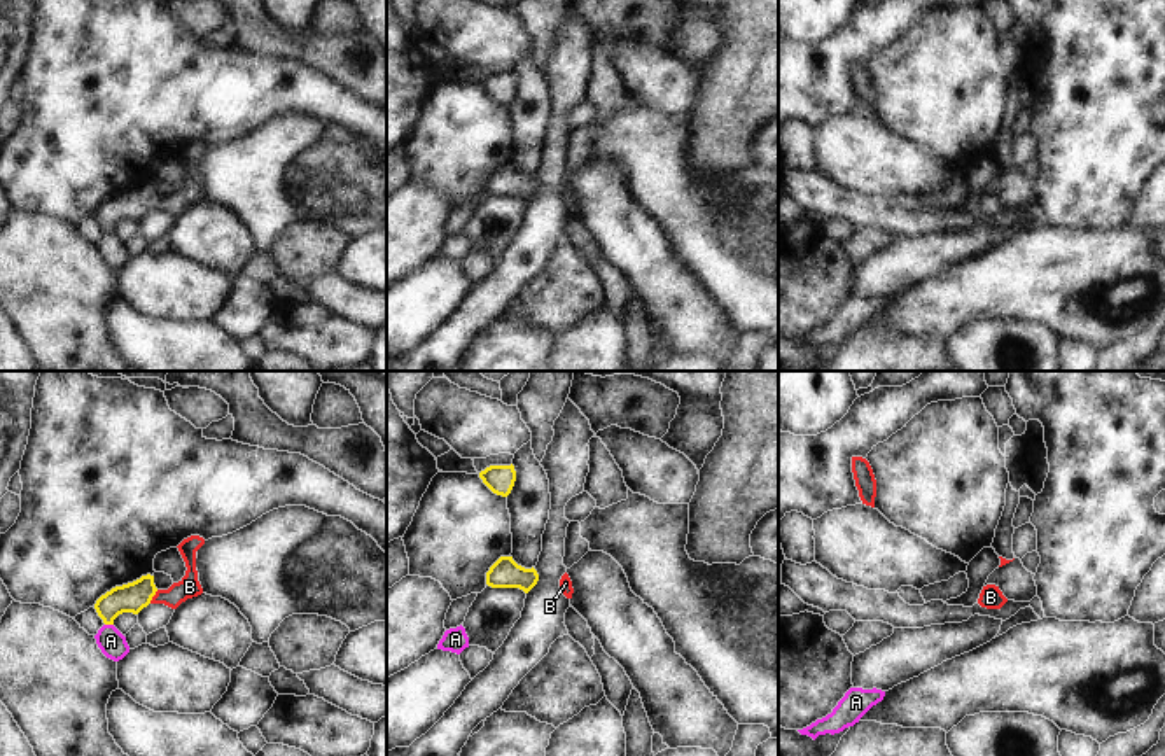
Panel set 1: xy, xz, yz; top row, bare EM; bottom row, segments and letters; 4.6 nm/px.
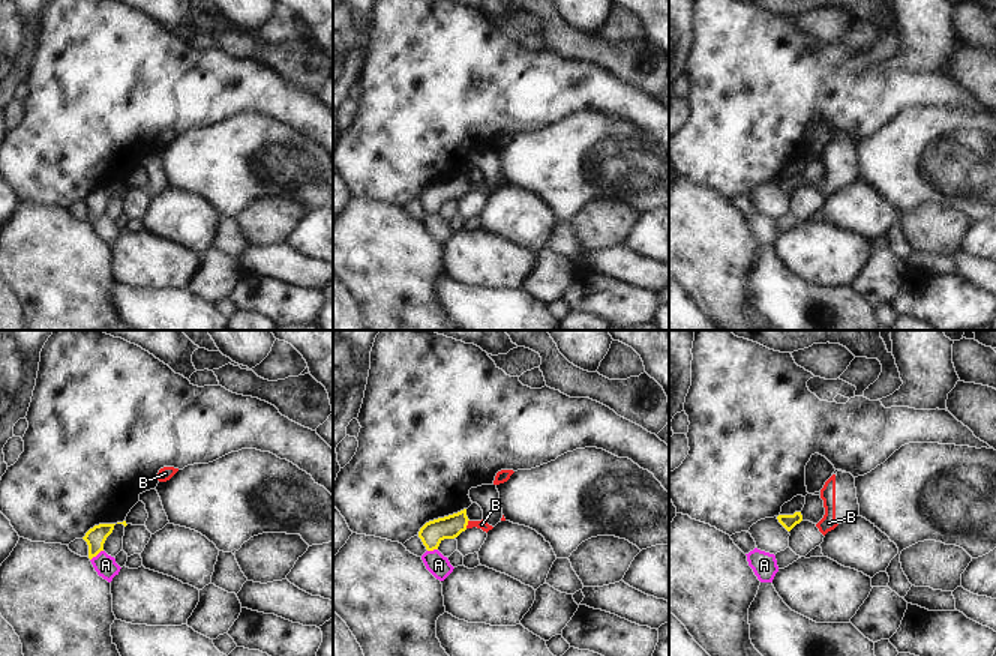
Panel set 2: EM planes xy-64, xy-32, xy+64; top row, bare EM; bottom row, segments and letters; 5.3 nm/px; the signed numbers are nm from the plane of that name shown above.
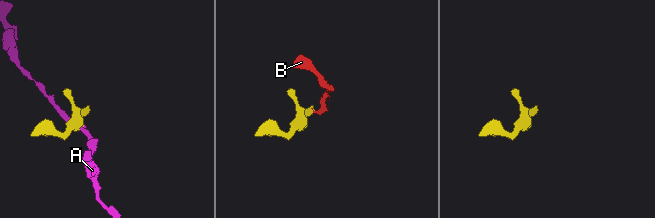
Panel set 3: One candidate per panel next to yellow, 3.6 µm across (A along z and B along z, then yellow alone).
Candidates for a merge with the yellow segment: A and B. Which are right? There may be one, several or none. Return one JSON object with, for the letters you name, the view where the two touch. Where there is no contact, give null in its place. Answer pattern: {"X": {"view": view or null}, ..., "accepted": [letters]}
{"B": {"view": "xy"}, "accepted": ["B"]}

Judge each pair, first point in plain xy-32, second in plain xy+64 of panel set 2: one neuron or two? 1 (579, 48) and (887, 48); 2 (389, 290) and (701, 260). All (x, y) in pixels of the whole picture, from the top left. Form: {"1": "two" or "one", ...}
{"1": "one", "2": "one"}

